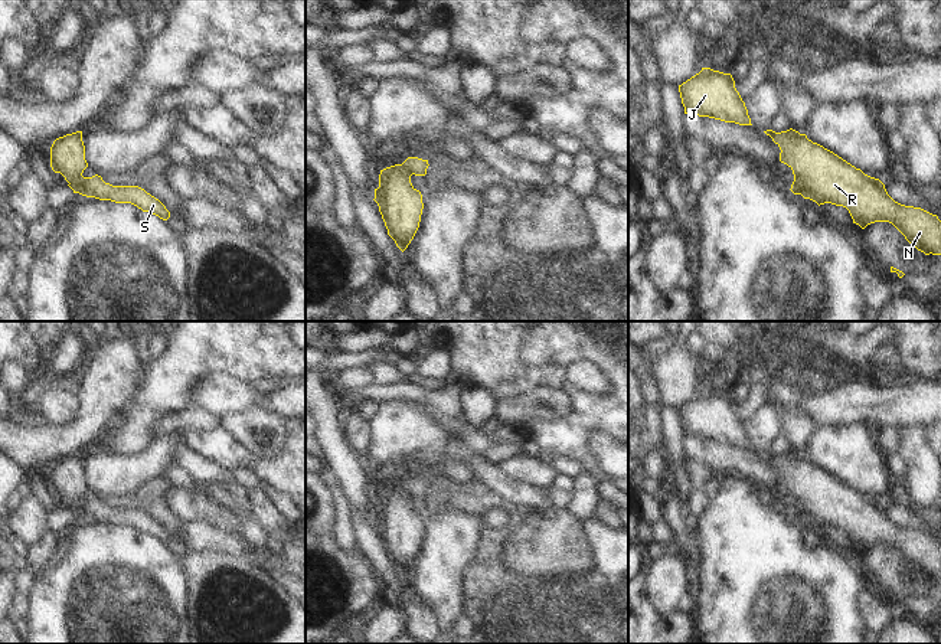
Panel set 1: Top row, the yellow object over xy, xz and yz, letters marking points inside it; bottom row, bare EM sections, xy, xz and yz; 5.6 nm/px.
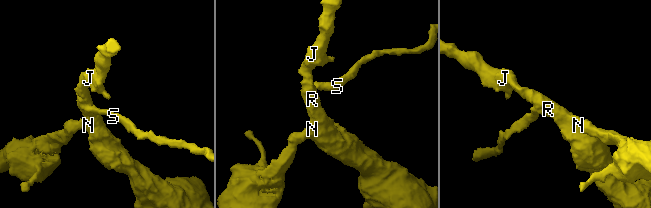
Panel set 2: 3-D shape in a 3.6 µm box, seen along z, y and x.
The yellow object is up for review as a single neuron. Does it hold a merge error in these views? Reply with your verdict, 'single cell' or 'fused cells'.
fused cells

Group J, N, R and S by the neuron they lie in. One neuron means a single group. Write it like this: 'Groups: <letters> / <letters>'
Groups: J N R / S

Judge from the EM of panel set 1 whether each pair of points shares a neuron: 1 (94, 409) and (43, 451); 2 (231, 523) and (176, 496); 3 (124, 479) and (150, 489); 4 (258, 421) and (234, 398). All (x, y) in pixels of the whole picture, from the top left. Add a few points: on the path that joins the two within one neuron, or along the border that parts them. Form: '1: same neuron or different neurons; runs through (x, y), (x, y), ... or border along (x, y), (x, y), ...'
1: same neuron; runs through (81, 422), (62, 441), (56, 443)
2: same neuron; runs through (218, 516), (203, 507), (189, 506)
3: different neurons; border along (160, 476), (144, 481), (124, 496), (108, 497)
4: different neurons; border along (225, 415), (250, 407), (261, 407), (280, 417)

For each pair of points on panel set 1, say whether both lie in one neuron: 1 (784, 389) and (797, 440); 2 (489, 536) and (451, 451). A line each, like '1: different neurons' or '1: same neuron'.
1: same neuron
2: different neurons

